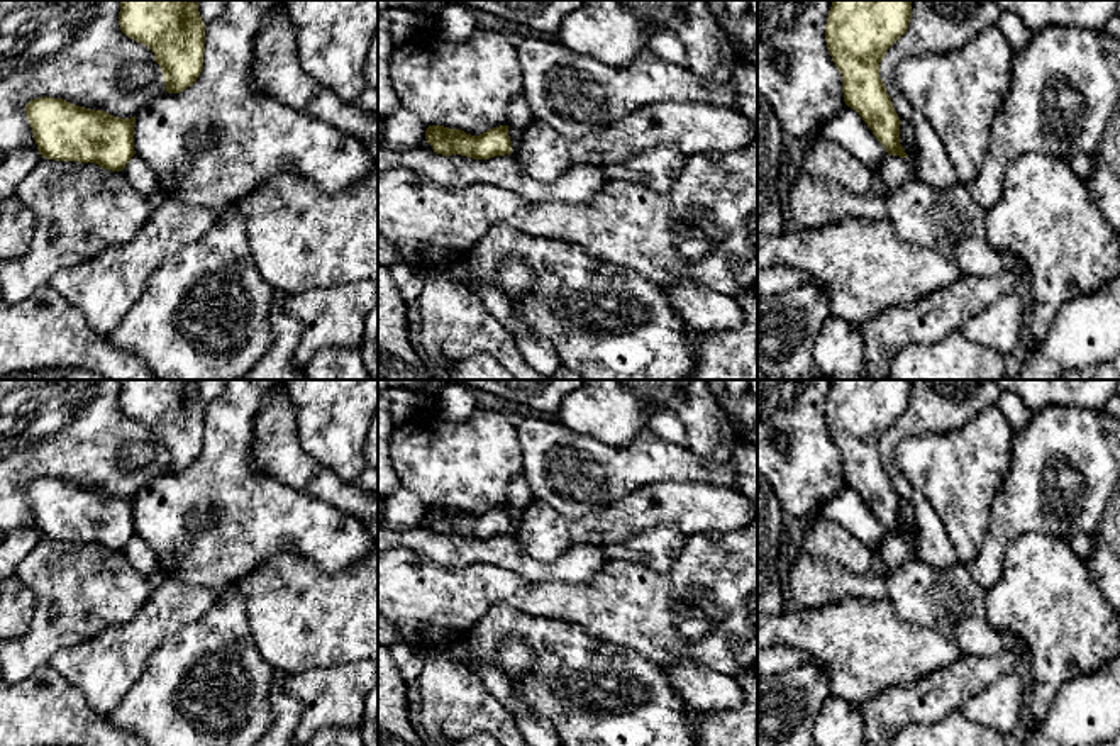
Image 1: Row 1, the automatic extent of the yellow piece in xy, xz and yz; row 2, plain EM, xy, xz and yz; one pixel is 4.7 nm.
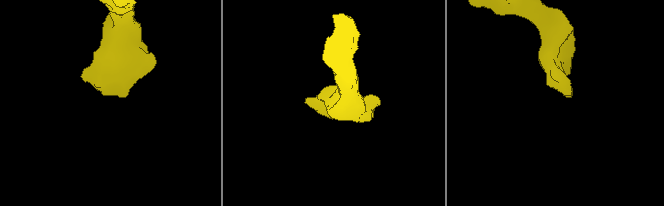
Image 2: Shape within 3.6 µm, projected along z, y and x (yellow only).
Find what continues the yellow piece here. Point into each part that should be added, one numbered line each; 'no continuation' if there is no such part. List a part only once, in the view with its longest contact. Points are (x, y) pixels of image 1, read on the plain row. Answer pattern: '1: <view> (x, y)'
no continuation

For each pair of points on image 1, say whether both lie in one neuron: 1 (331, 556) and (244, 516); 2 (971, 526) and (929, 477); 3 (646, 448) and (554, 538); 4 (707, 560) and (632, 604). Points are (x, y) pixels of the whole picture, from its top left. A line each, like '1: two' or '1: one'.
1: one
2: one
3: two
4: one

